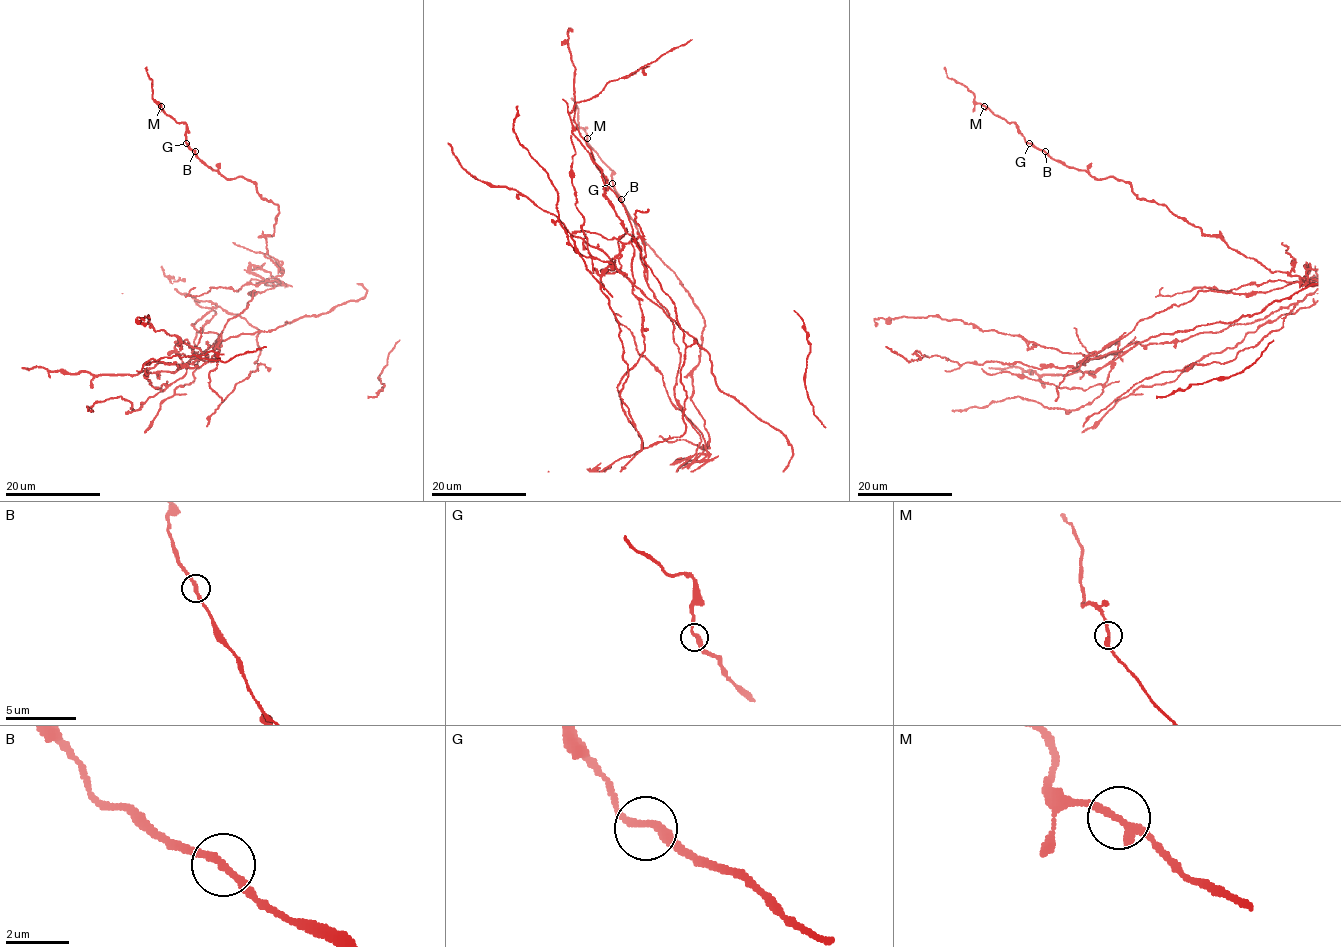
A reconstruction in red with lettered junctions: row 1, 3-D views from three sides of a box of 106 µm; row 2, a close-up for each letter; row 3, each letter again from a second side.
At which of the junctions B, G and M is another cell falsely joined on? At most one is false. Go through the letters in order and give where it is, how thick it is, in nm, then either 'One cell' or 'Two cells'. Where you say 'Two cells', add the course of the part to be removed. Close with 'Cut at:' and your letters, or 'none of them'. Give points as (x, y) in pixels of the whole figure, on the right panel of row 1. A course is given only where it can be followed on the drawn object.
B: Place: (1045, 151). Thickness 260 nm. Two cells. Course of the part to remove: (1045, 152), (1304, 279), (1200, 290), (1142, 319), (1086, 360), (1295, 305), (1234, 359), (1145, 378), (1082, 427)
G: Place: (1029, 143). Thickness 240 nm. One cell
M: Place: (984, 106). Thickness 280 nm. One cell
Cut at: B

